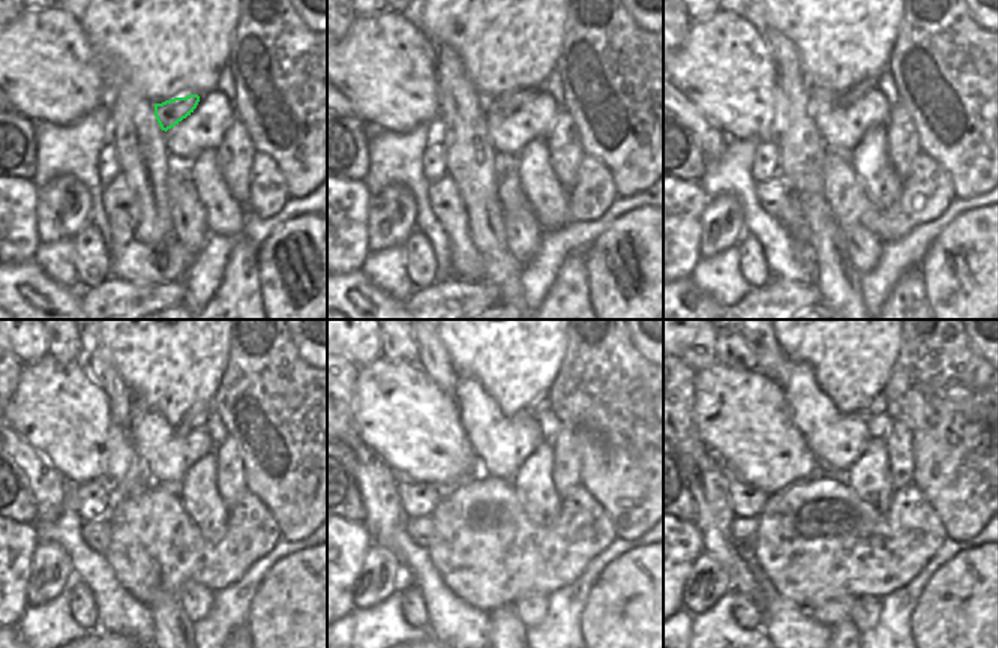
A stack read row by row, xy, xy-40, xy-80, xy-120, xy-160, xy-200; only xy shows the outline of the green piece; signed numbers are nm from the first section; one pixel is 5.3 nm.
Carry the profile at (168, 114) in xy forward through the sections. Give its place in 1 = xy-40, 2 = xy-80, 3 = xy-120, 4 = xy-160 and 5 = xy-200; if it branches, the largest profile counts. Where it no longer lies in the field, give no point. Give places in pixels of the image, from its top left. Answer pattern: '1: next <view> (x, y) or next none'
1: next xy-40 (511, 102)
2: next xy-80 (869, 84)
3: next xy-120 (195, 417)
4: next xy-160 (544, 404)
5: next xy-200 (878, 407)

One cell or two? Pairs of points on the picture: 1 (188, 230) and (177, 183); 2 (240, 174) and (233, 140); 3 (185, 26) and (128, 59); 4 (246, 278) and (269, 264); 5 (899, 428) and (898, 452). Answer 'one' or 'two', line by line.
1: one
2: one
3: one
4: two
5: one

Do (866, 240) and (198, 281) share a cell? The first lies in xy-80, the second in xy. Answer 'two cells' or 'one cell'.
two cells

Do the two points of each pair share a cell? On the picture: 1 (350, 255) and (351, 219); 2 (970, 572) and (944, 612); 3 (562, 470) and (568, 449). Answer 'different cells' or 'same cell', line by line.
1: same cell
2: same cell
3: same cell

